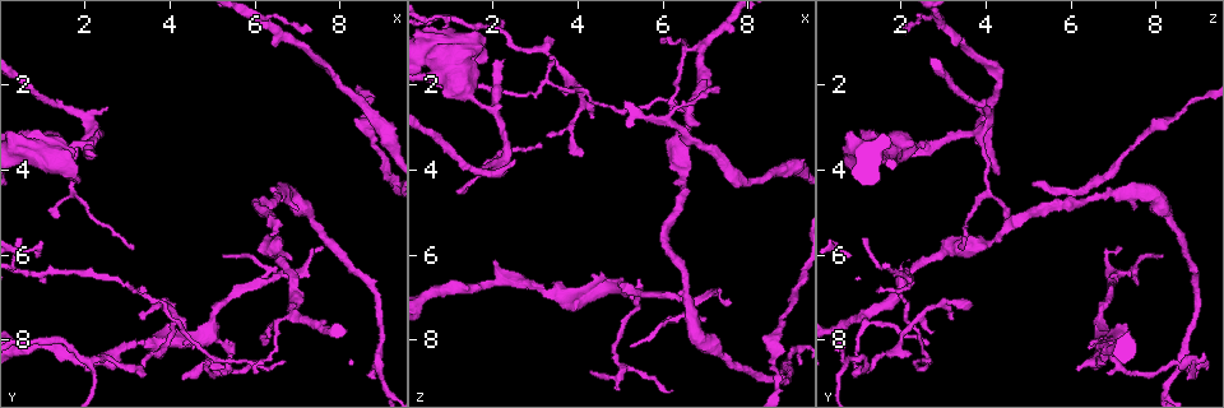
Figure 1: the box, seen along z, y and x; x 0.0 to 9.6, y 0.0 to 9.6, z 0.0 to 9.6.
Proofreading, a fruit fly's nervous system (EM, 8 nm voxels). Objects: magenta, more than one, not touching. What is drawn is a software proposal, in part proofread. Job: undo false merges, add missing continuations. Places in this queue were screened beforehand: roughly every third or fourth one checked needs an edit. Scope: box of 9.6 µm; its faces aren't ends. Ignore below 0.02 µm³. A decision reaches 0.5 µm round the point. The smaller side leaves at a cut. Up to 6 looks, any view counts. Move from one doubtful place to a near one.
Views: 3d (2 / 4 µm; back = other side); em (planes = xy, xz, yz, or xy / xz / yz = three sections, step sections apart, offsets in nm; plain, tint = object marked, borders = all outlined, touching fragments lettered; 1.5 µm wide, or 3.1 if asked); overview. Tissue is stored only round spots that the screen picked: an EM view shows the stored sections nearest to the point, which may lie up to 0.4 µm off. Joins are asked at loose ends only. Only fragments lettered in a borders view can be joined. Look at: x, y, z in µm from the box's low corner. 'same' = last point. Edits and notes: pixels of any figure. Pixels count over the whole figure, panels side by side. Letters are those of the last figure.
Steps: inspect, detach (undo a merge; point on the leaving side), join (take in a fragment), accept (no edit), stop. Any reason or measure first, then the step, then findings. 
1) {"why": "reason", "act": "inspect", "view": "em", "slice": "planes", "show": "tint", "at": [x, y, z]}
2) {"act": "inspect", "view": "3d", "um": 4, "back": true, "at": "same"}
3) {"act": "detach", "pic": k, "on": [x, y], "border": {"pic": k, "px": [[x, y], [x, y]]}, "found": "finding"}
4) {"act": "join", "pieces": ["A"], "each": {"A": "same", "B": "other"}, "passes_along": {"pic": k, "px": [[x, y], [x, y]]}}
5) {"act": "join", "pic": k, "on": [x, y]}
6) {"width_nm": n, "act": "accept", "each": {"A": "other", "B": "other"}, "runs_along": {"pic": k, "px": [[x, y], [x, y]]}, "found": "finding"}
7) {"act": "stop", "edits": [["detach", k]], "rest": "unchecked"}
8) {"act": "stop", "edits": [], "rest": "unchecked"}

{"why": "abrupt turn", "act": "inspect", "view": "em", "slice": "yz", "step": 8, "show": "tint", "at": [5.40, 8.60, 7.10]}

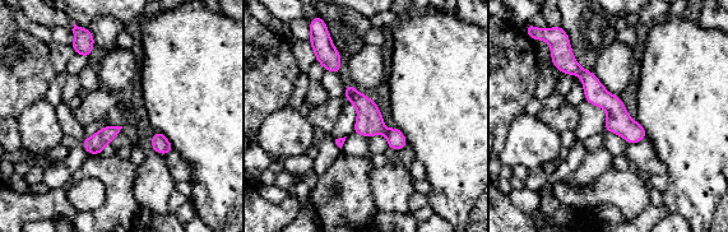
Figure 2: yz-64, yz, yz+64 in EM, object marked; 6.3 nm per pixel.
{"act": "inspect", "view": "em", "slice": "xy", "step": 8, "show": "tint", "at": "same"}

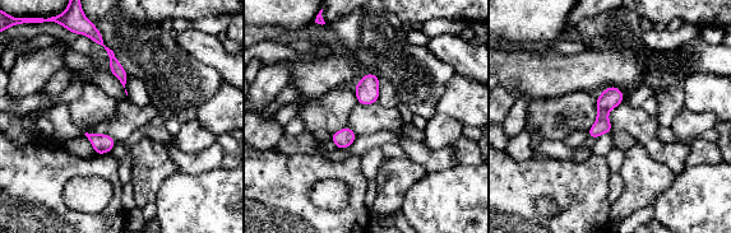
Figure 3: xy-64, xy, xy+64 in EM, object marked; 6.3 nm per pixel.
{"act": "inspect", "view": "em", "slice": "xy", "step": 8, "show": "borders", "at": "same"}

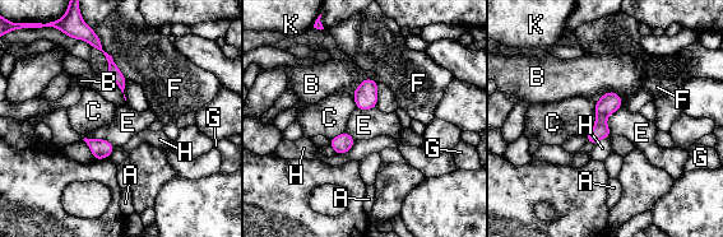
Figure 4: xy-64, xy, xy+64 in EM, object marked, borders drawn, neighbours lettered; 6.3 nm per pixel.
{"width_nm": 80, "act": "accept", "each": {"A": "other", "B": "other", "C": "other", "E": "other", "F": "other", "G": "other", "H": "other", "K": "other"}, "border": {"pic": 4, "px": [[622, 106], [606, 119], [610, 135]]}, "found": "one neuron here"}

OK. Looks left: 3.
{"why": "tapers out", "act": "inspect", "view": "3d", "um": 4, "at": [8.90, 8.95, 8.95]}

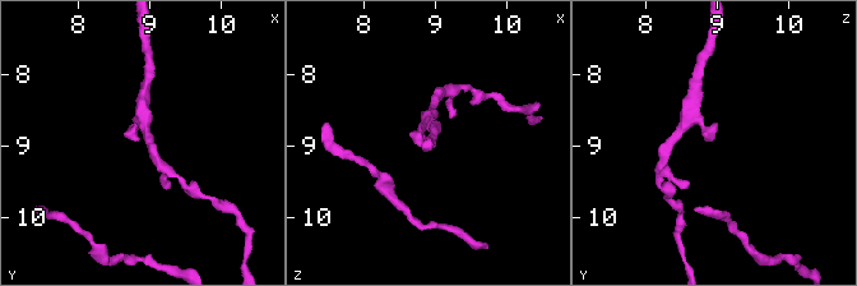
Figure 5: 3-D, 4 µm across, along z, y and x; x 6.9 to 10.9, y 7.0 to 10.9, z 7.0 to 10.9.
{"act": "inspect", "view": "em", "slice": "planes", "show": "plain", "at": [8.90, 8.90, 8.90]}

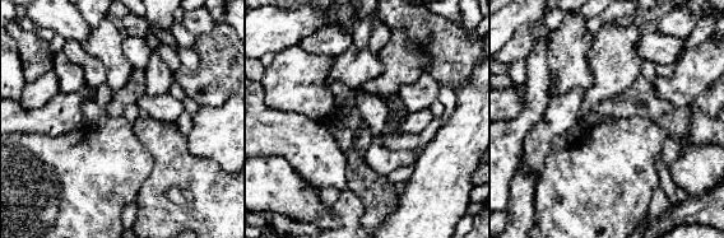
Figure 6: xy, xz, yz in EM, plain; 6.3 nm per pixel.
{"act": "inspect", "view": "em", "slice": "planes", "show": "borders", "at": "same"}

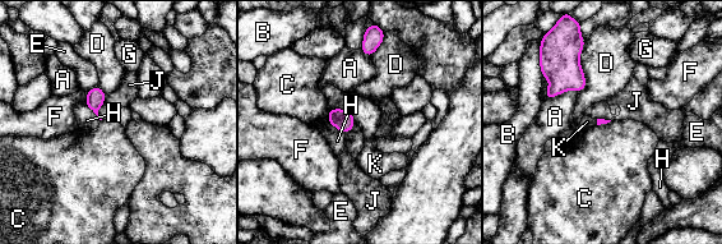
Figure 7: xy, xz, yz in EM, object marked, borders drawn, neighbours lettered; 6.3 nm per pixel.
{"act": "accept", "each": {"A": "other", "B": "other", "C": "other", "D": "other", "E": "other", "F": "other", "G": "other", "H": "other", "J": "other", "K": "other"}, "found": "none of them fits"}

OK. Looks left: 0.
{"act": "stop", "edits": [], "rest": "unchecked"}

